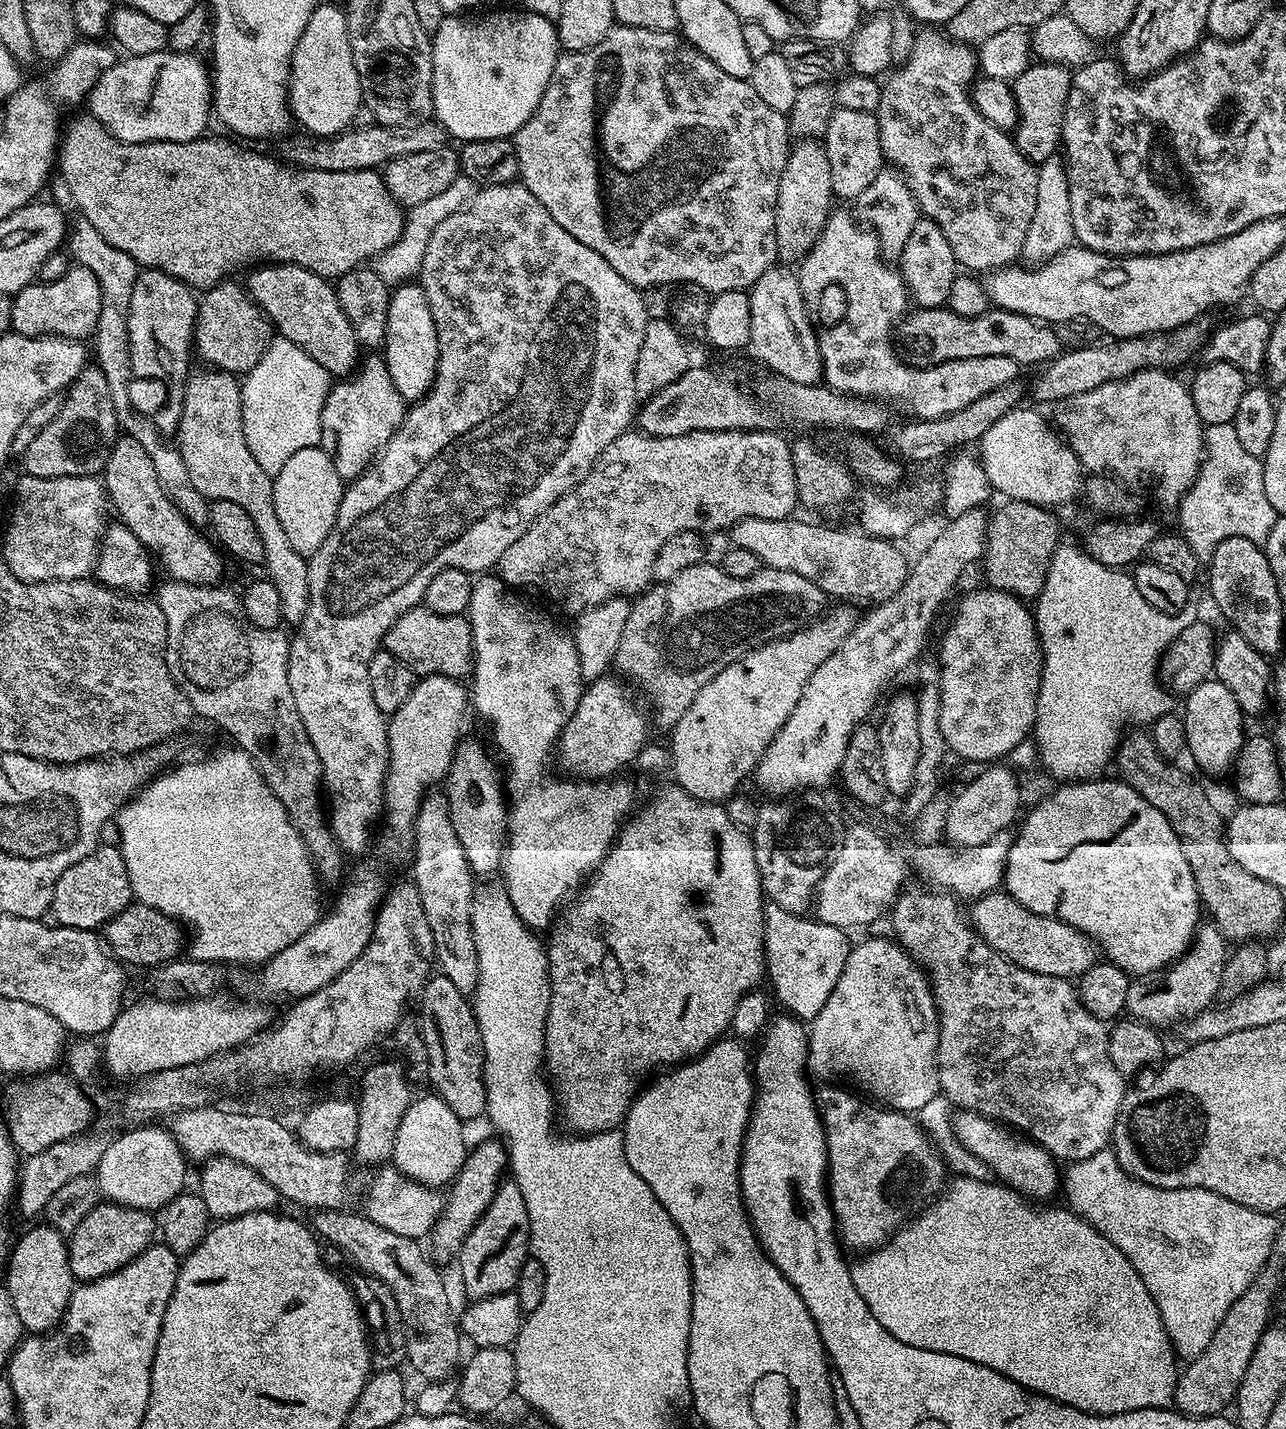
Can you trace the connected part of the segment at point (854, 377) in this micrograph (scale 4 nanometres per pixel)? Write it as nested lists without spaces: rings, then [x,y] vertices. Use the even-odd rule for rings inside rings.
[[[840,210],[833,211],[814,246],[799,261],[798,275],[804,305],[812,326],[816,329],[823,368],[822,380],[833,392],[879,400],[888,406],[896,404],[905,412],[905,417],[929,420],[954,414],[954,410],[970,406],[970,402],[982,398],[982,394],[990,394],[998,390],[998,386],[1006,386],[1017,379],[1016,374],[1020,372],[1020,368],[1014,358],[966,358],[919,369],[915,373],[916,384],[912,384],[913,365],[902,359],[894,343],[894,333],[910,308],[908,288],[899,271],[884,259],[876,233],[871,228],[862,226],[855,215],[848,213],[847,216]]]

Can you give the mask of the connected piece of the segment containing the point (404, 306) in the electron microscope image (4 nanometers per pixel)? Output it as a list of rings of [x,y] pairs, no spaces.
[[[405,282],[390,295],[382,355],[390,370],[390,379],[405,402],[420,400],[432,389],[440,357],[438,334],[430,314],[430,302],[426,302],[426,294],[418,282]]]

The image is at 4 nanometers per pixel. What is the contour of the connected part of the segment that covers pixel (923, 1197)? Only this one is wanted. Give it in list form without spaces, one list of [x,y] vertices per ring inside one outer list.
[[[836,1087],[840,1088],[824,1088],[818,1092],[824,1136],[828,1140],[830,1203],[836,1214],[836,1227],[843,1247],[853,1248],[856,1254],[867,1254],[887,1244],[913,1214],[919,1213],[929,1201],[940,1195],[946,1184],[946,1165],[915,1115],[889,1110],[867,1099],[859,1100],[855,1091],[847,1092],[844,1089],[847,1087]]]

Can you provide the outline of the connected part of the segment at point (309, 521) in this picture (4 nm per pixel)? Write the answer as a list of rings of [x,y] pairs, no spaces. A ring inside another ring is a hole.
[[[319,446],[298,450],[298,454],[293,454],[286,466],[278,470],[272,481],[274,510],[278,514],[278,522],[282,522],[282,530],[286,530],[286,538],[290,538],[290,546],[294,546],[298,554],[307,558],[322,546],[322,542],[326,542],[326,534],[330,534],[338,518],[338,506],[345,487],[338,470],[334,470],[334,462],[330,462]]]

